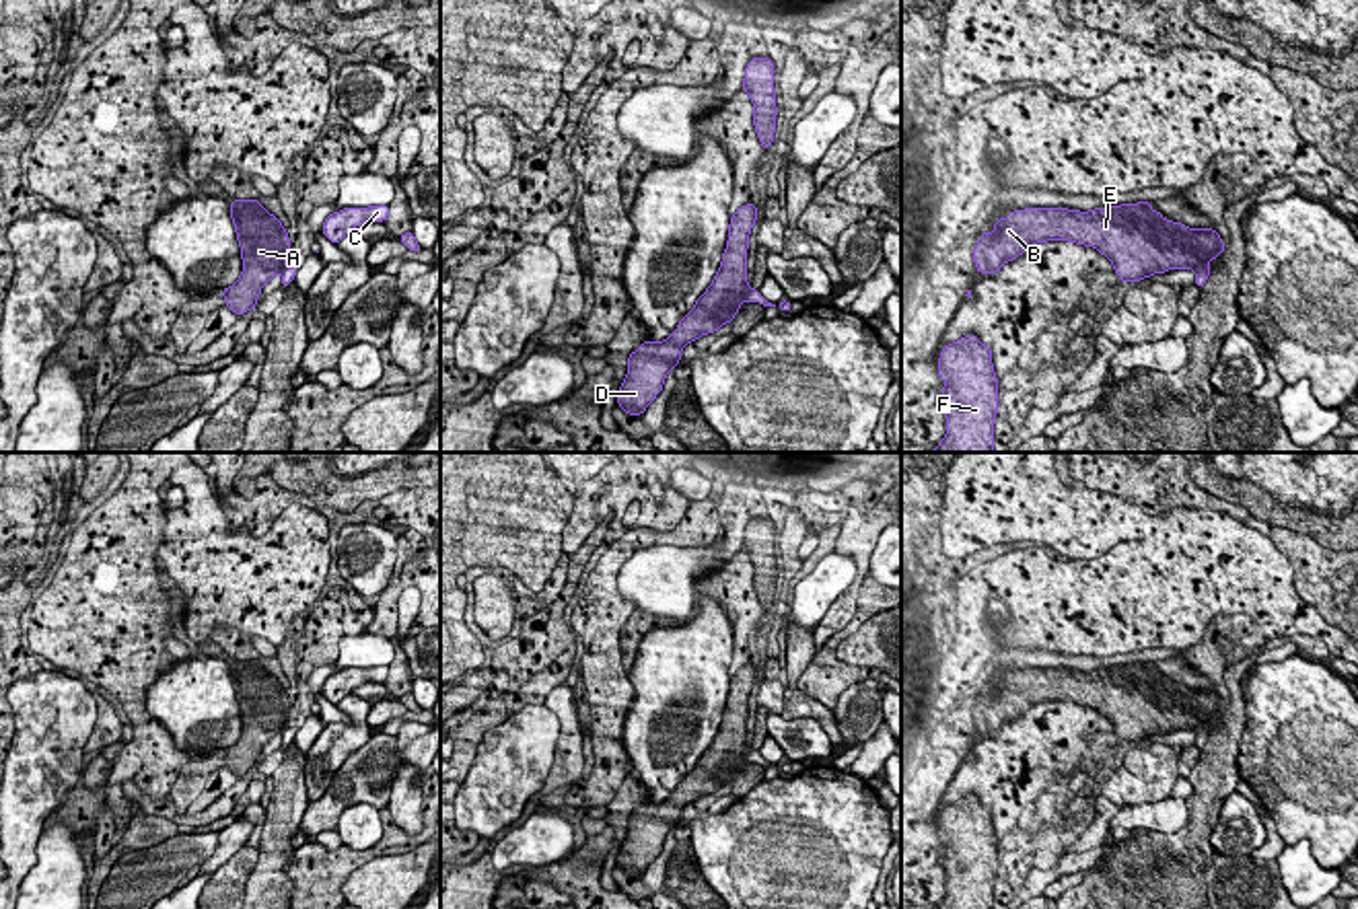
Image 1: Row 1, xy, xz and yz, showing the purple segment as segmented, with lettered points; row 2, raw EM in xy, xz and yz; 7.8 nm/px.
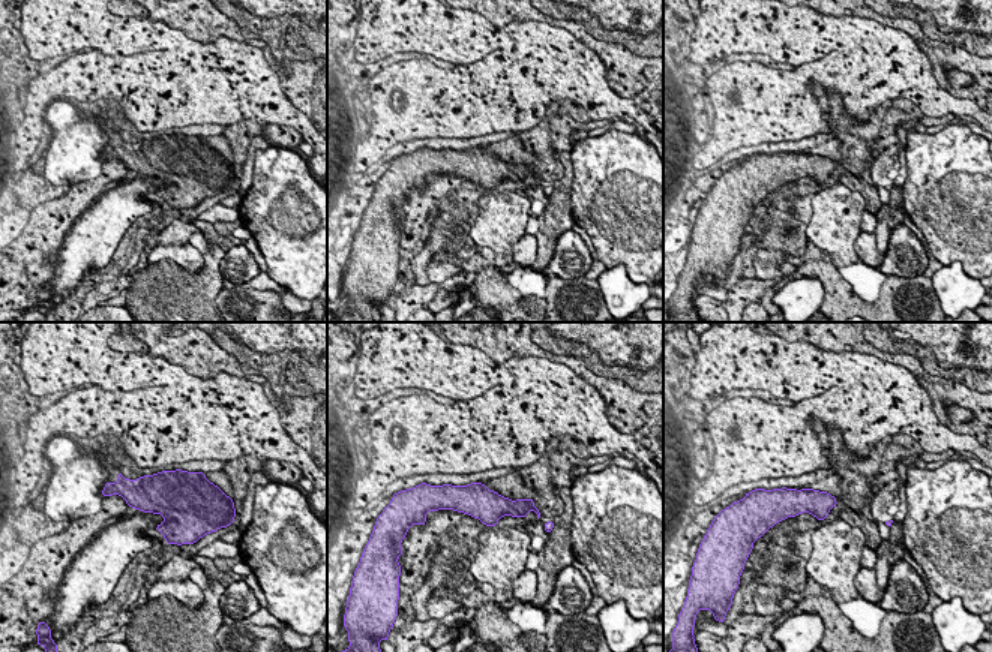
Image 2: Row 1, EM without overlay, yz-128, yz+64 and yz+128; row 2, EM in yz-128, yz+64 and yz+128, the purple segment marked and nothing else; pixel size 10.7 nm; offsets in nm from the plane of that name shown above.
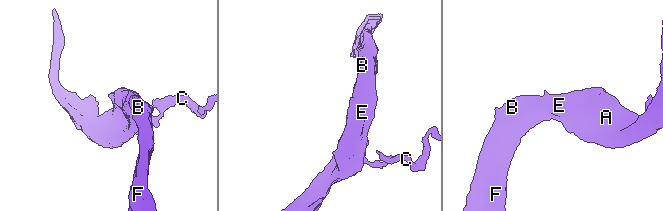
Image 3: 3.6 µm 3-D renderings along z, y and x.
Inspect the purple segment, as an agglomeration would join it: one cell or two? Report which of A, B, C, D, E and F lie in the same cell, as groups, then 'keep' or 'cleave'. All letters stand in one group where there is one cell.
A B D E F / C | cleave

